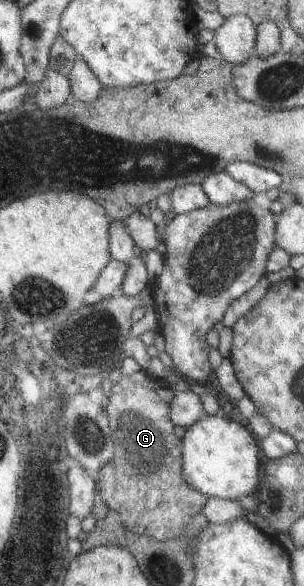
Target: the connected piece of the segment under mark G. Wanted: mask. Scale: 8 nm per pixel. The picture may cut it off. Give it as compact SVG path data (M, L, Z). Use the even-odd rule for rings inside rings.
M142 369L130 374L129 376L121 376L121 378L116 383L112 384L110 395L108 395L108 403L106 403L105 406L105 414L107 417L110 437L113 441L116 455L114 455L113 458L99 471L99 479L95 482L97 501L102 501L102 503L104 503L104 505L106 505L109 510L114 510L119 515L120 521L128 531L131 531L135 534L142 534L160 541L171 540L173 536L177 536L178 534L180 534L185 526L189 523L190 519L192 519L192 517L199 513L201 507L209 498L207 495L204 495L199 491L192 489L181 476L181 439L176 438L176 435L173 432L174 424L170 421L170 419L168 419L169 403L175 395L176 393L172 391L171 387L167 383L159 379L150 377Z

